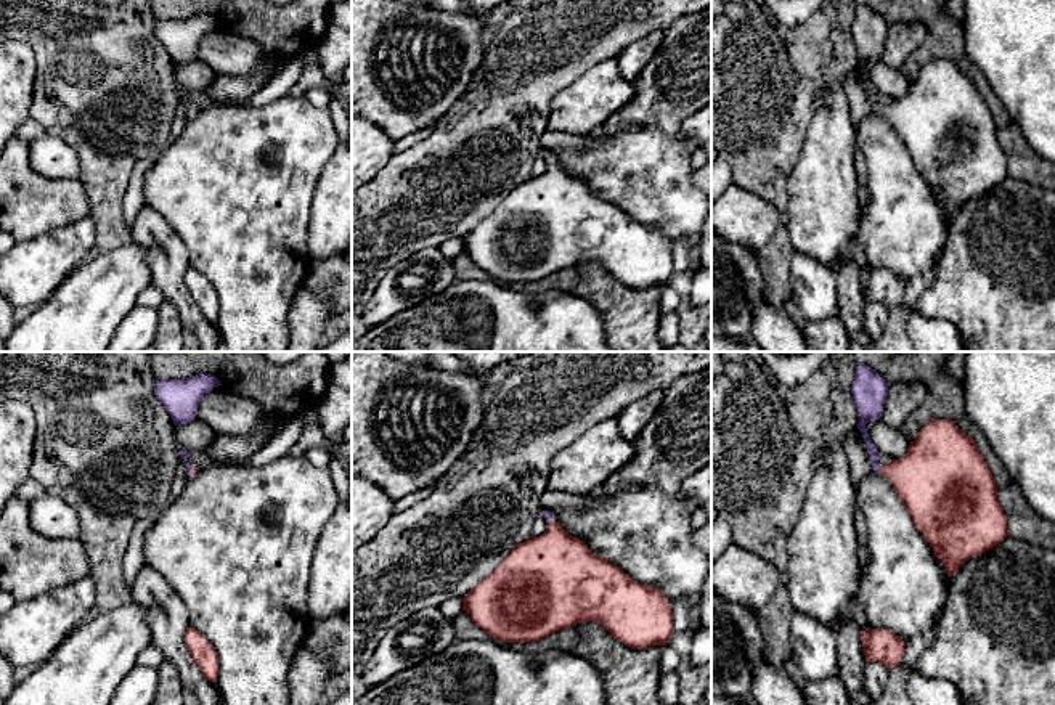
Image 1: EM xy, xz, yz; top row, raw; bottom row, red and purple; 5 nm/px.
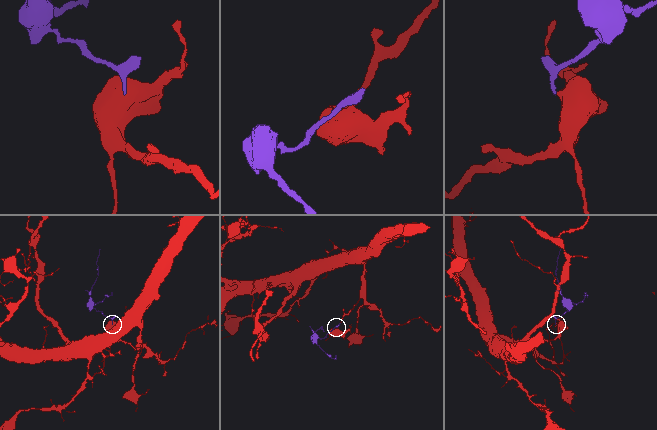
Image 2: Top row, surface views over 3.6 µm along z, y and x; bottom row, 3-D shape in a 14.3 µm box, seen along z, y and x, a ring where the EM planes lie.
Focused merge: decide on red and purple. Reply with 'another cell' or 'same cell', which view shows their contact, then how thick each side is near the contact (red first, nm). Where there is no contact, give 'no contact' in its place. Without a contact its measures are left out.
same cell | yz | 360/50 nm

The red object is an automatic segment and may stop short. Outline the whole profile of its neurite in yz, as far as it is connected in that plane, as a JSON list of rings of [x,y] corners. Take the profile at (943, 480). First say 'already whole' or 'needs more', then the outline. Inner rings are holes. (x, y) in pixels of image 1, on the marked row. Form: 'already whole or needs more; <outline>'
needs more; [[[857,363],[851,393],[861,421],[856,424],[867,443],[867,453],[874,472],[885,477],[909,511],[914,527],[935,551],[935,556],[952,577],[967,560],[997,546],[1008,536],[1007,516],[997,498],[997,485],[992,472],[980,453],[976,442],[963,434],[949,419],[931,419],[910,442],[907,453],[891,459],[886,466],[878,463],[866,424],[878,421],[888,392],[888,382],[870,366]]]

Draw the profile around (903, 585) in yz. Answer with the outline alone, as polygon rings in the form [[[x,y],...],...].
[[[880,472],[856,485],[856,504],[864,516],[866,564],[854,601],[866,607],[869,630],[891,630],[904,641],[901,663],[912,670],[936,638],[951,577]]]

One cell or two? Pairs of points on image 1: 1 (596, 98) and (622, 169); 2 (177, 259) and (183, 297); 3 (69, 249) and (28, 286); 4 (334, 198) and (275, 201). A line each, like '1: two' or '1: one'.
1: two
2: one
3: one
4: two

